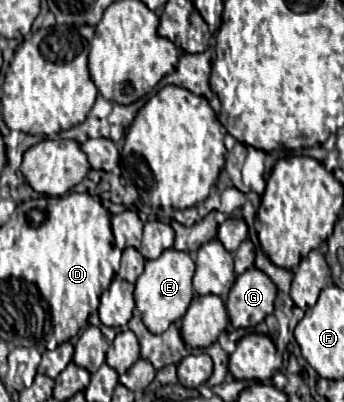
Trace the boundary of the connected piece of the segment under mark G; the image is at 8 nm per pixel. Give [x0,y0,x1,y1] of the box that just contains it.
[226,267,276,329]

